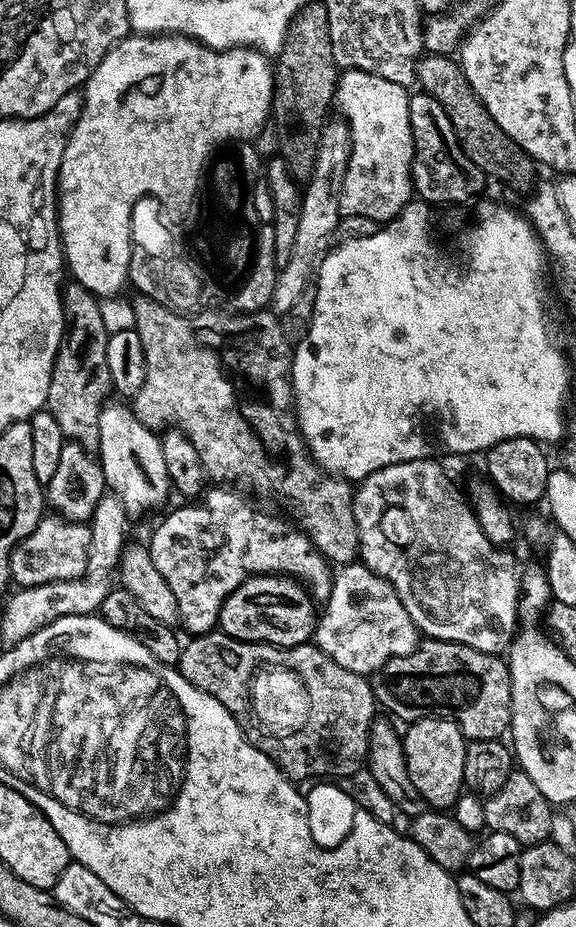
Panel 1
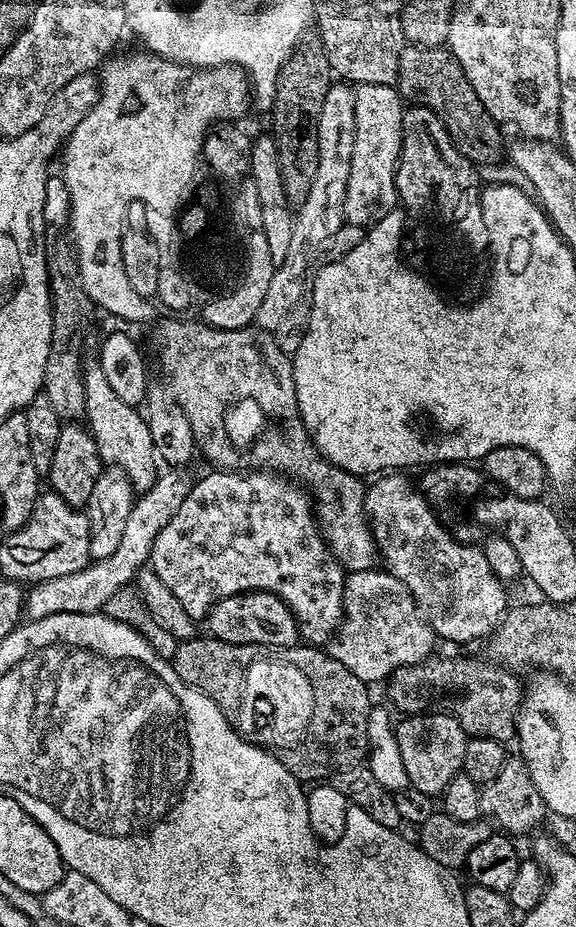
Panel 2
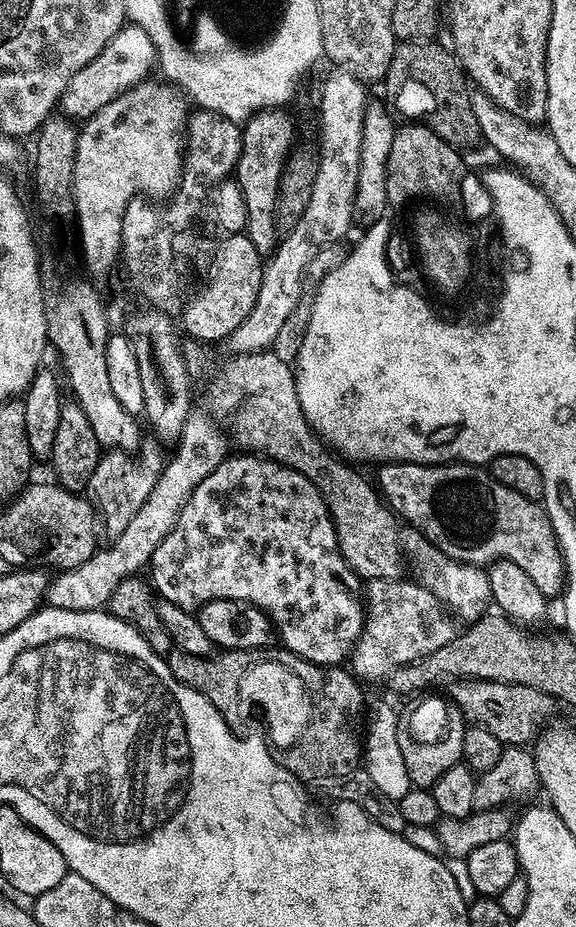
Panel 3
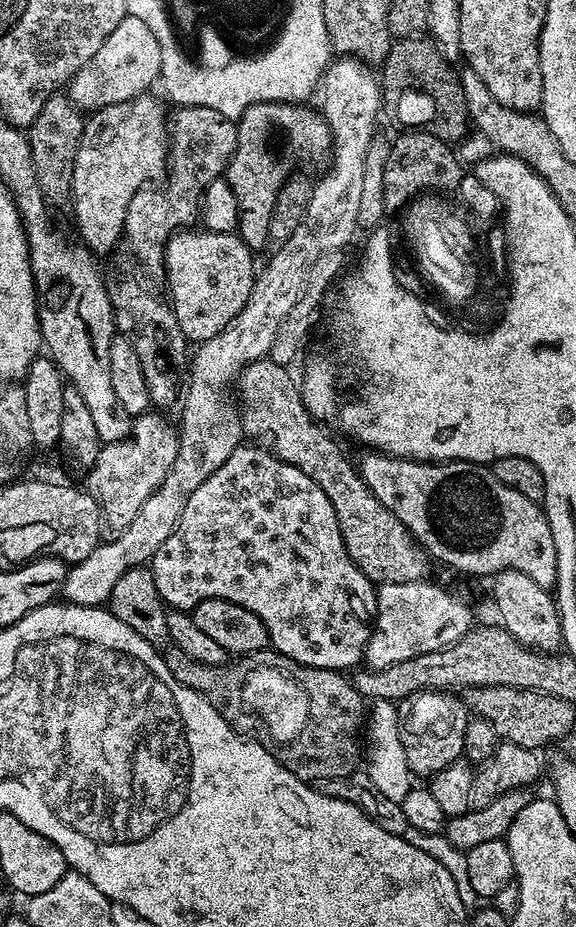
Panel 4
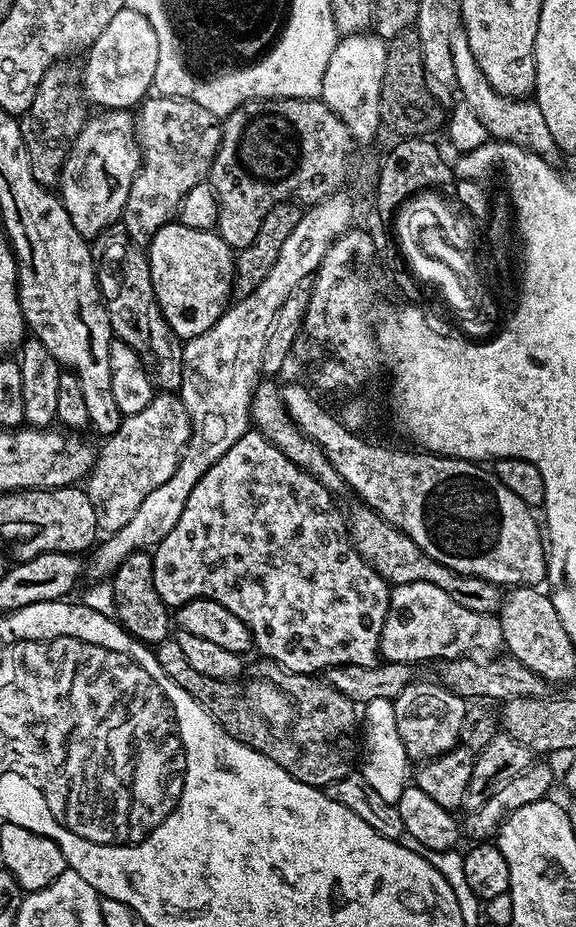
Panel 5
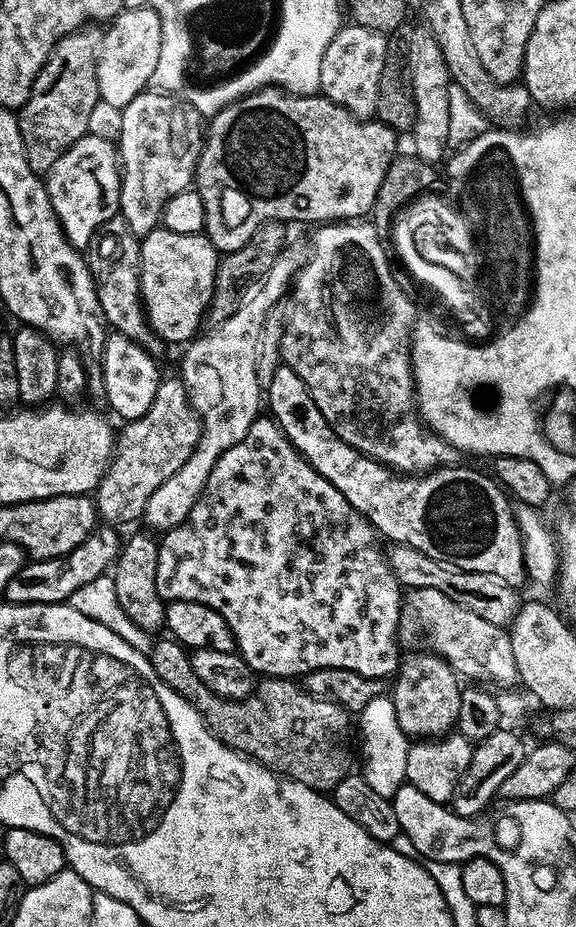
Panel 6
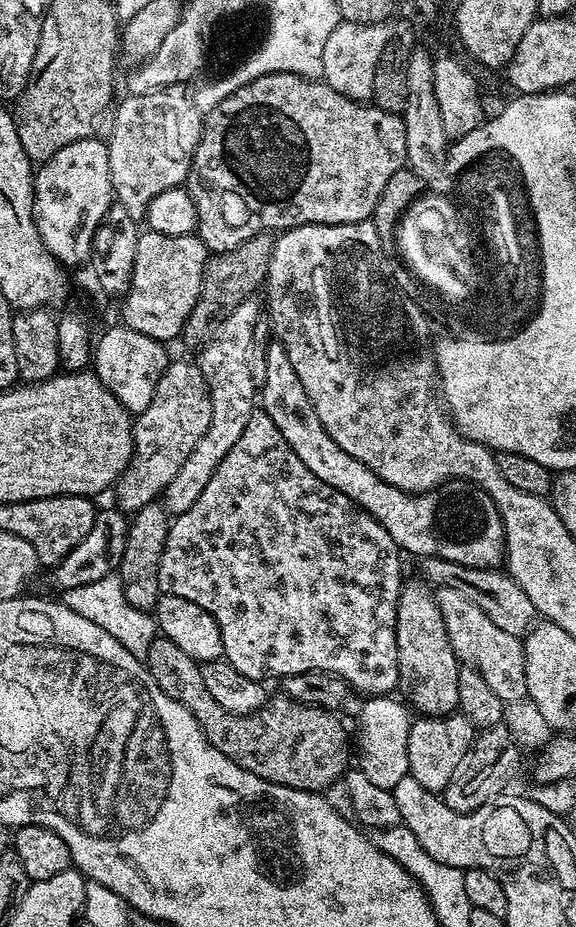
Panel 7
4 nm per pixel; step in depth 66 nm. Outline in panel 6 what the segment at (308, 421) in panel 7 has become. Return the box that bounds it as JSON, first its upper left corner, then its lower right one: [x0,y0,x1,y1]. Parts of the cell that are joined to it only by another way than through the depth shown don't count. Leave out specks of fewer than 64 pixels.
[266,363,526,586]

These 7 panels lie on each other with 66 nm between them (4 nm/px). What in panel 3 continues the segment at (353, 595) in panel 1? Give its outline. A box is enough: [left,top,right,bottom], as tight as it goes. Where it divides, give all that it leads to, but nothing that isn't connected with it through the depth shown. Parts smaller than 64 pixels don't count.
[350,579,453,681]

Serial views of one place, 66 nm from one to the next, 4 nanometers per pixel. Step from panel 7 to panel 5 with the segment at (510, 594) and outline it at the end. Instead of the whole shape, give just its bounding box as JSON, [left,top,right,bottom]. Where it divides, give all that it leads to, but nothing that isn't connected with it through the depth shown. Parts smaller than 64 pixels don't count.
[348,504,502,615]

